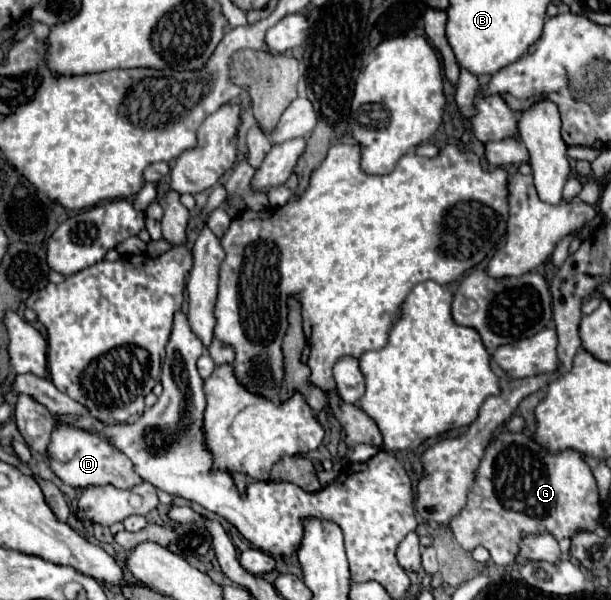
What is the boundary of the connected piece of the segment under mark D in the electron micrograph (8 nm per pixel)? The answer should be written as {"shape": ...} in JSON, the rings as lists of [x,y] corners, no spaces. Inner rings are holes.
{"shape":[[[58,424],[52,430],[52,438],[50,438],[46,456],[48,456],[52,472],[62,482],[76,486],[76,488],[106,486],[106,484],[112,484],[116,488],[132,488],[142,482],[142,478],[138,478],[138,474],[134,472],[134,466],[132,466],[130,458],[126,458],[126,454],[122,454],[118,448],[110,446],[110,442],[98,438],[96,434],[74,428],[70,424]]]}

